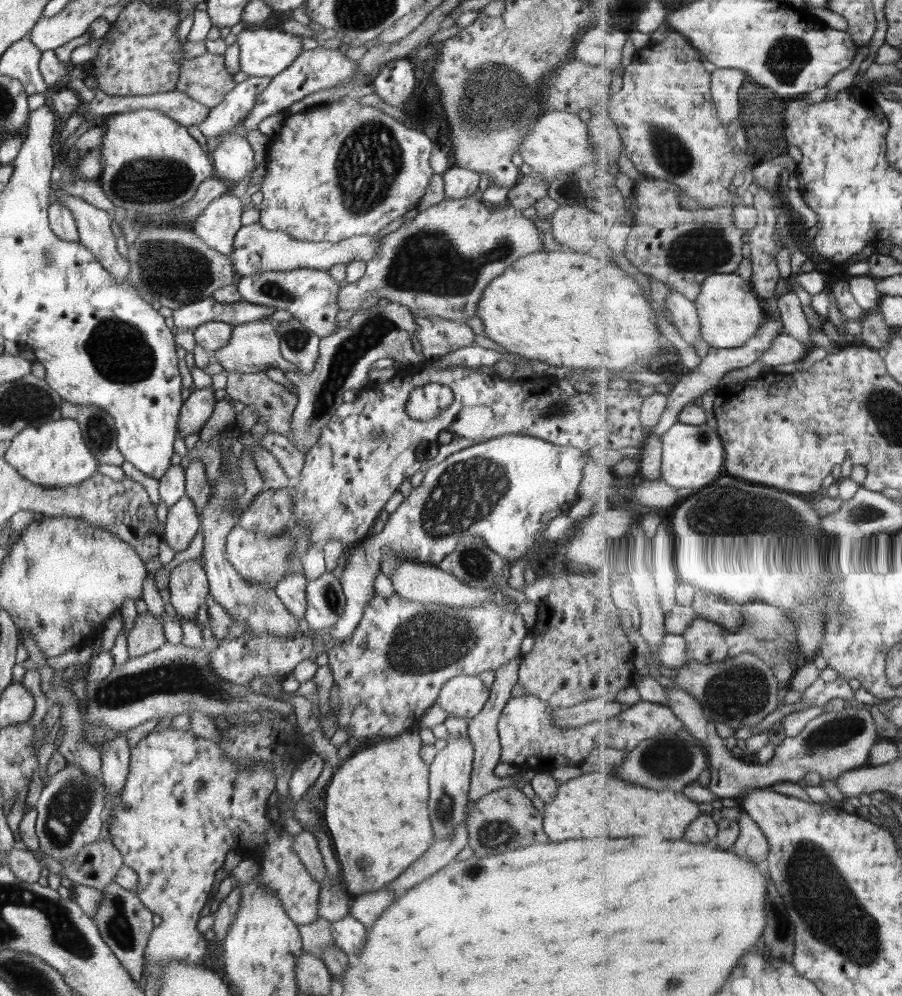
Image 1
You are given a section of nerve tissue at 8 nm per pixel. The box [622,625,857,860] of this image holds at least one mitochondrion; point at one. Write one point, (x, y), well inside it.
(743, 689)

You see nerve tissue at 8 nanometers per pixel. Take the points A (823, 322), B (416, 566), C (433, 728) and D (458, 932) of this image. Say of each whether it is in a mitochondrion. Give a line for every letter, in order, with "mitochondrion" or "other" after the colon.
A: other
B: other
C: other
D: other

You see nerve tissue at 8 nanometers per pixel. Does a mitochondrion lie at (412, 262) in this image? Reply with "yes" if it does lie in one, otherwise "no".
yes

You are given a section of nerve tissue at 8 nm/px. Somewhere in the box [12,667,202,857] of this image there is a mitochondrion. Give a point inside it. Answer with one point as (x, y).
(68, 807)

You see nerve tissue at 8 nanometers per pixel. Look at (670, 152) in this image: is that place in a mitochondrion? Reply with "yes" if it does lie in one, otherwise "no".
yes

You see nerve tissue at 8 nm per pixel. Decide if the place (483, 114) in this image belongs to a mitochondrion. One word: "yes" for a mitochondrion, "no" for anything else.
yes

